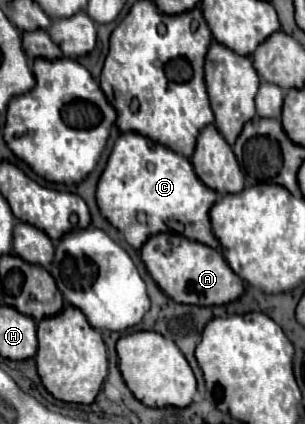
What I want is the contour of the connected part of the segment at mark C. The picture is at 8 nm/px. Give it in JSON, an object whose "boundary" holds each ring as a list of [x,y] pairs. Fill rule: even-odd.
{"boundary":[[[139,133],[119,135],[97,185],[97,205],[101,215],[123,233],[125,241],[133,249],[141,249],[141,245],[153,233],[165,231],[179,233],[213,249],[221,249],[209,221],[209,209],[213,207],[215,199],[217,193],[201,183],[187,157]],[[139,213],[147,215],[145,225],[139,223]]]}

